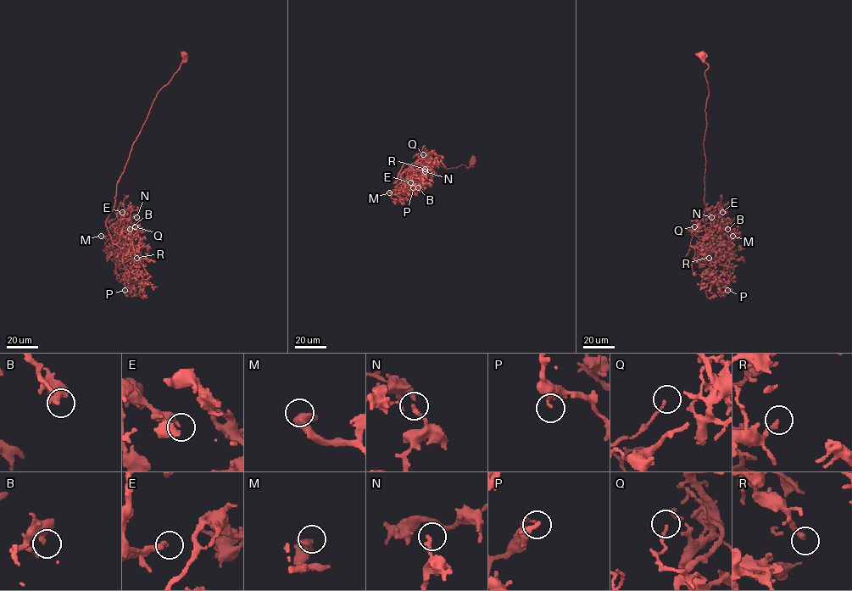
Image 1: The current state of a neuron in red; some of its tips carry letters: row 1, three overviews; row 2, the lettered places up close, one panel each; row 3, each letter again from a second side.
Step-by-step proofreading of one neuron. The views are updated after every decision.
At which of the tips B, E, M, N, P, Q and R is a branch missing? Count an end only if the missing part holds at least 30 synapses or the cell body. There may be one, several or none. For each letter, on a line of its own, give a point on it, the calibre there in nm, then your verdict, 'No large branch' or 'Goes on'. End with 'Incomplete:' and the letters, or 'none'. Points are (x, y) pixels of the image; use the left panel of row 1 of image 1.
B: Place: (130, 229). Thickness 340 nm. No large branch
E: Place: (122, 212). Thickness 280 nm. No large branch
M: Place: (101, 236). Thickness 600 nm. No large branch
N: Place: (136, 217). Thickness 150 nm. No large branch
P: Place: (125, 290). Thickness 130 nm. No large branch
Q: Place: (135, 226). Thickness 80 nm. No large branch
R: Place: (136, 258). Thickness 240 nm. Goes on
Incomplete: R

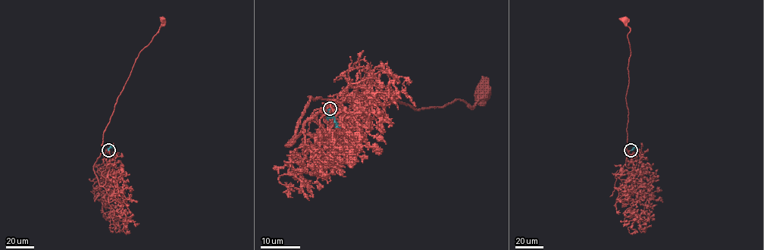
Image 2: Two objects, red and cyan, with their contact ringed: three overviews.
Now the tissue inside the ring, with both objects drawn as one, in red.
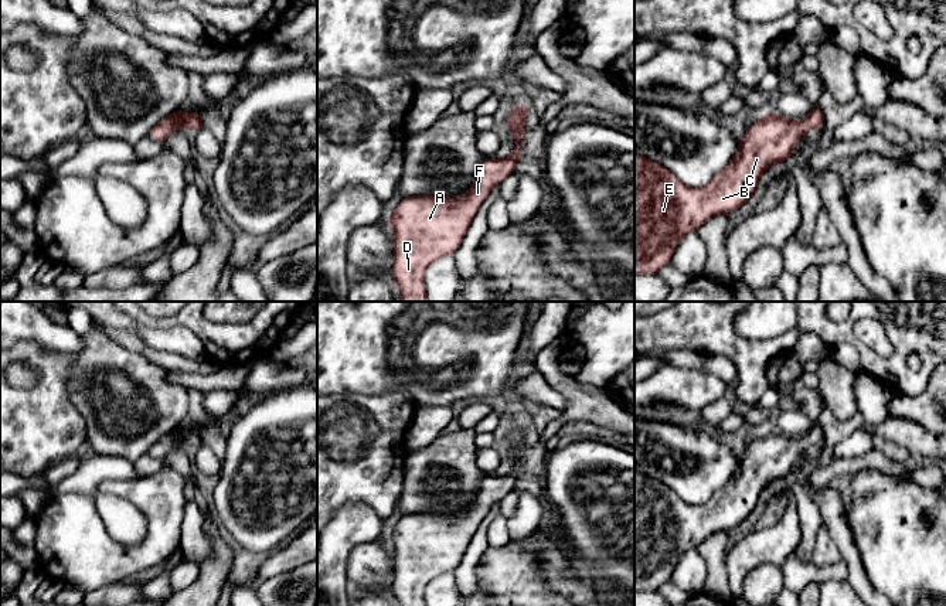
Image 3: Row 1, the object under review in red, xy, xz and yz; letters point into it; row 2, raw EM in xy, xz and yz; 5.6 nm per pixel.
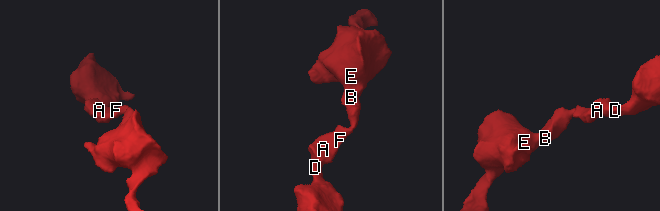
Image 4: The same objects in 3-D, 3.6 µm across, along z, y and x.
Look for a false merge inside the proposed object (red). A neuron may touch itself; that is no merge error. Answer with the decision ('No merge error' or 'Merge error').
No merge error

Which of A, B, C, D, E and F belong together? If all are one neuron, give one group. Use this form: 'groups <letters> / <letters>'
groups A B C D E F

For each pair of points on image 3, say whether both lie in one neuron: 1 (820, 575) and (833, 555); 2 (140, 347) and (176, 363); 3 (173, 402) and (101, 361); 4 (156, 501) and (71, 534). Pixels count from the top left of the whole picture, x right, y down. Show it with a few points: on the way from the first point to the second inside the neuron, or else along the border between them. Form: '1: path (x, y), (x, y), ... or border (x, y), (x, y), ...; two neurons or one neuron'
1: border (840, 558), (822, 567), (816, 567), (812, 562); two neurons
2: path (149, 353), (167, 361); one neuron
3: path (155, 394), (123, 367), (119, 367); one neuron
4: path (156, 531), (156, 537), (136, 557), (101, 557); one neuron

